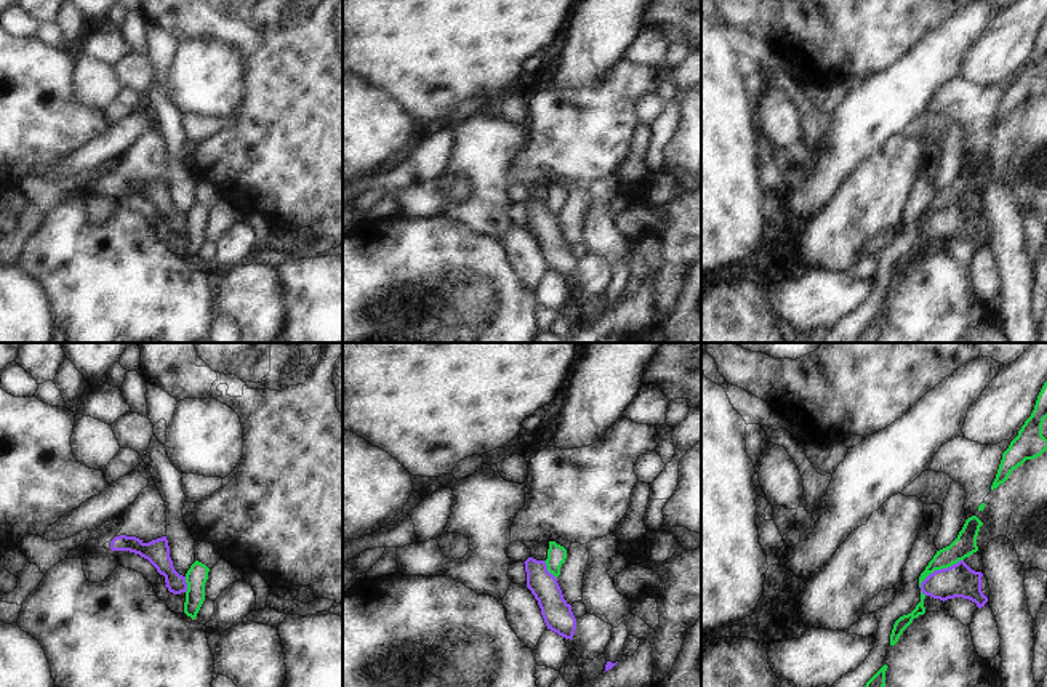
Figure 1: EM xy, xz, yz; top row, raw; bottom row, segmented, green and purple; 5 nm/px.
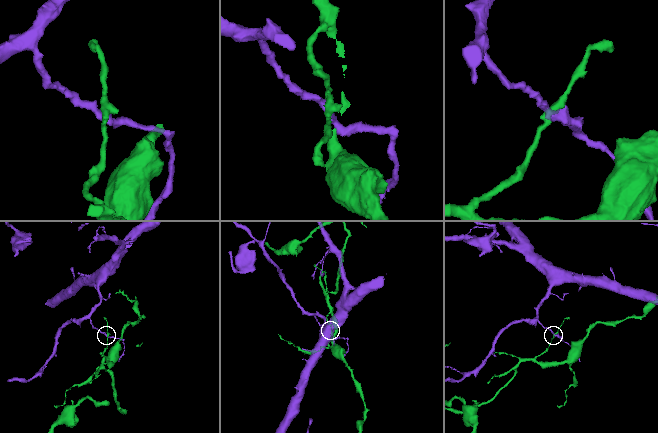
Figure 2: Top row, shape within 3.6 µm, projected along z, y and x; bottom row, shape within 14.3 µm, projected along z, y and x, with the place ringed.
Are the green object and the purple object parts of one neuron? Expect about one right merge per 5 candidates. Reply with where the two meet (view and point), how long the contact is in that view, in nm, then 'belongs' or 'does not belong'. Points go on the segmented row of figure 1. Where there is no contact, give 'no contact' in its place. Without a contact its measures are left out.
meets green in yz at (940, 569); contact 260 nm long; does not belong

